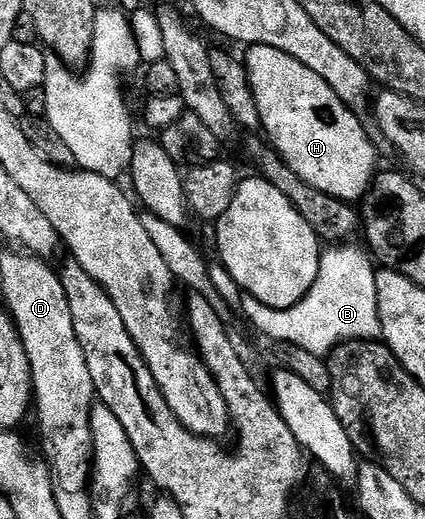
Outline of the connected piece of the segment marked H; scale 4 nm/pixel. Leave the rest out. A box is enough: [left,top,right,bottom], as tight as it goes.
[244,44,378,202]

